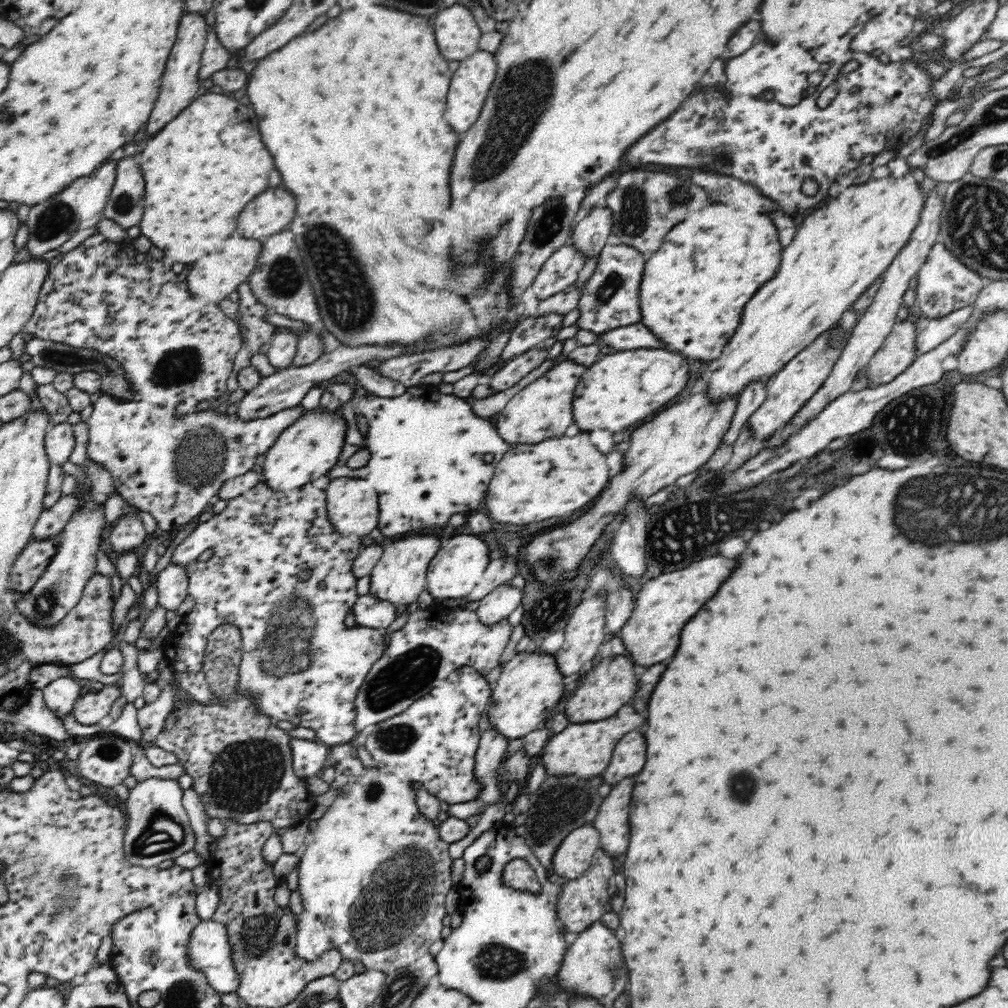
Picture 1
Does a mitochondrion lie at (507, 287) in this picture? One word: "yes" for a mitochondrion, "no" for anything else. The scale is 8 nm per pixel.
no

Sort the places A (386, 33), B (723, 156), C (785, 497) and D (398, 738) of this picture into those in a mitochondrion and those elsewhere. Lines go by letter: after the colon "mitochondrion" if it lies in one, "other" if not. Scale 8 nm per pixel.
A: other
B: mitochondrion
C: mitochondrion
D: mitochondrion

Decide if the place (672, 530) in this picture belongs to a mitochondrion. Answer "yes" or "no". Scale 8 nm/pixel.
yes

